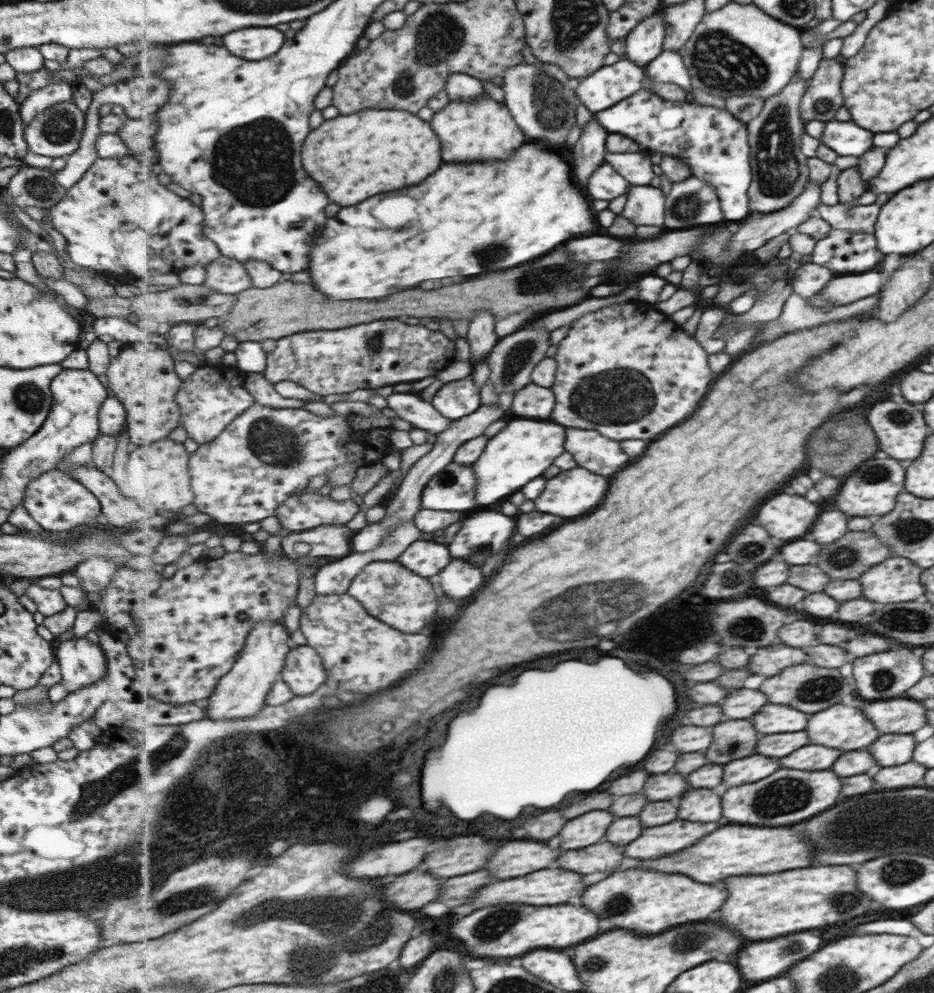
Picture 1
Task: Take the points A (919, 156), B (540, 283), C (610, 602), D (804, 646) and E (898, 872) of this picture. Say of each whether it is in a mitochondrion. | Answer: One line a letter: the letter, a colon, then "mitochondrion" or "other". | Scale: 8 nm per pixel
A: other
B: mitochondrion
C: mitochondrion
D: other
E: mitochondrion

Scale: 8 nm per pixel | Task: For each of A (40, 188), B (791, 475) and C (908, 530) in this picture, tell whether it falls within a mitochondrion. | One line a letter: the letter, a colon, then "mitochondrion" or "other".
A: mitochondrion
B: other
C: mitochondrion

